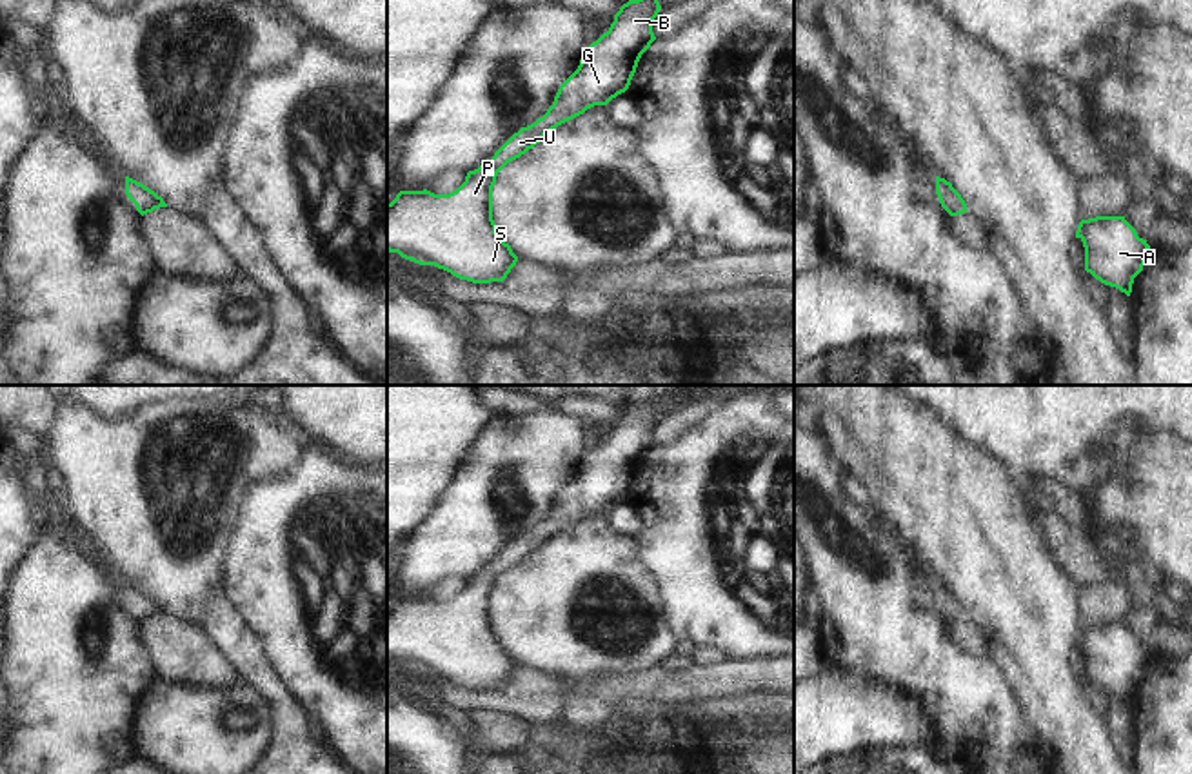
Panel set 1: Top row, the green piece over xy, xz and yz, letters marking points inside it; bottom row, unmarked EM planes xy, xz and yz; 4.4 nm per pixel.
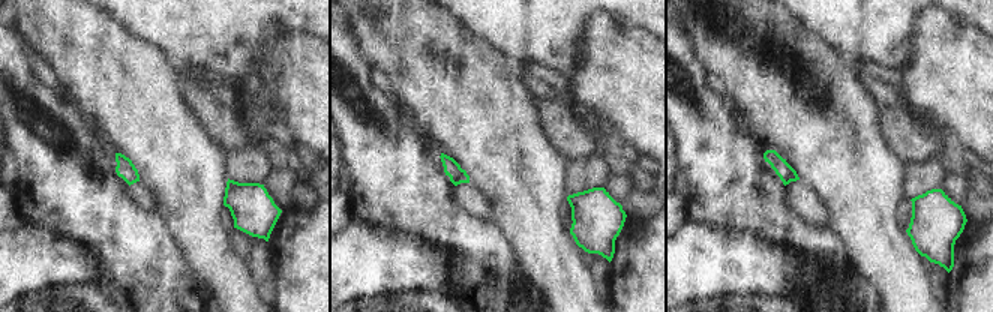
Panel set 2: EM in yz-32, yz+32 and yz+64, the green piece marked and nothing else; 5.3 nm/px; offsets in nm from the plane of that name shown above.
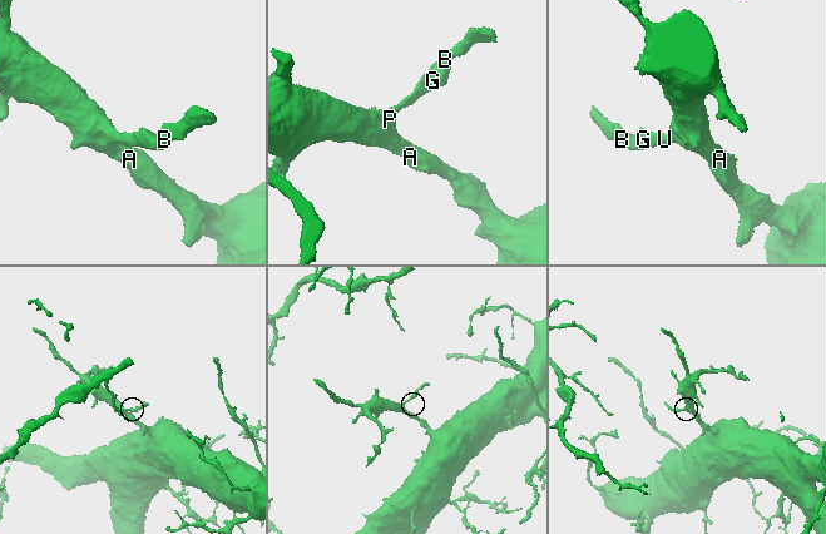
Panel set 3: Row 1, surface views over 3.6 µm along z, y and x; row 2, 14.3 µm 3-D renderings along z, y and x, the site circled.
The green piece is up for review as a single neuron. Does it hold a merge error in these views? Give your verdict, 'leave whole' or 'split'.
leave whole

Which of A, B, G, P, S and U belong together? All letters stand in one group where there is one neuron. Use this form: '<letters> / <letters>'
A B G P S U

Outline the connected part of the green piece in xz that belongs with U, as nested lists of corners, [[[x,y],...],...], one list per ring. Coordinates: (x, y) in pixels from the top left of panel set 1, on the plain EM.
[[[681,385],[663,400],[623,411],[609,438],[589,452],[578,476],[560,492],[547,520],[514,540],[489,569],[469,578],[456,598],[400,598],[387,610],[387,658],[472,690],[503,689],[518,663],[498,643],[492,627],[498,580],[558,532],[625,500],[641,461],[656,447],[658,407],[676,403],[690,391],[690,385]]]

